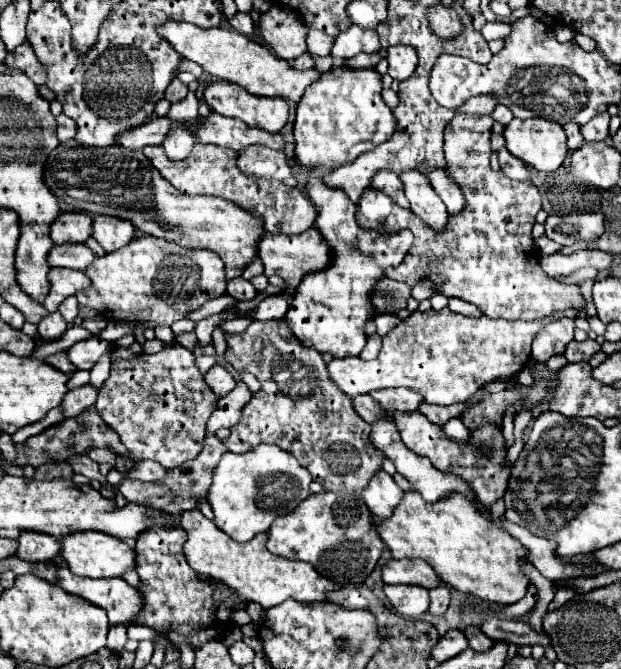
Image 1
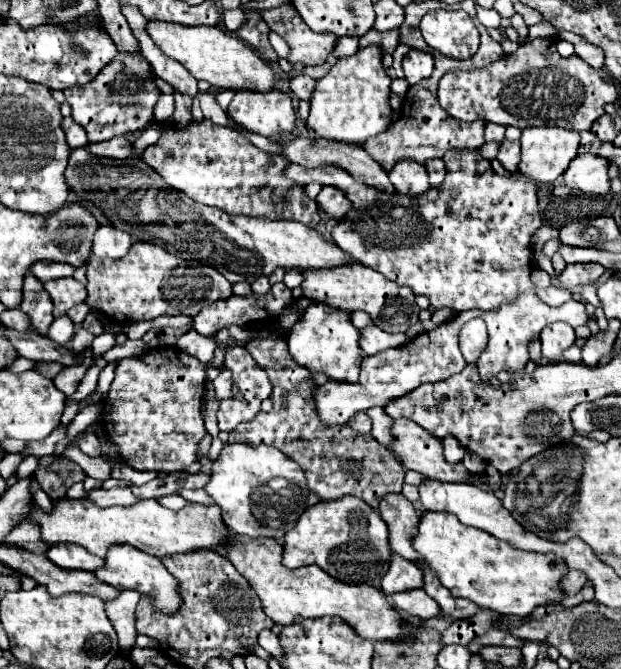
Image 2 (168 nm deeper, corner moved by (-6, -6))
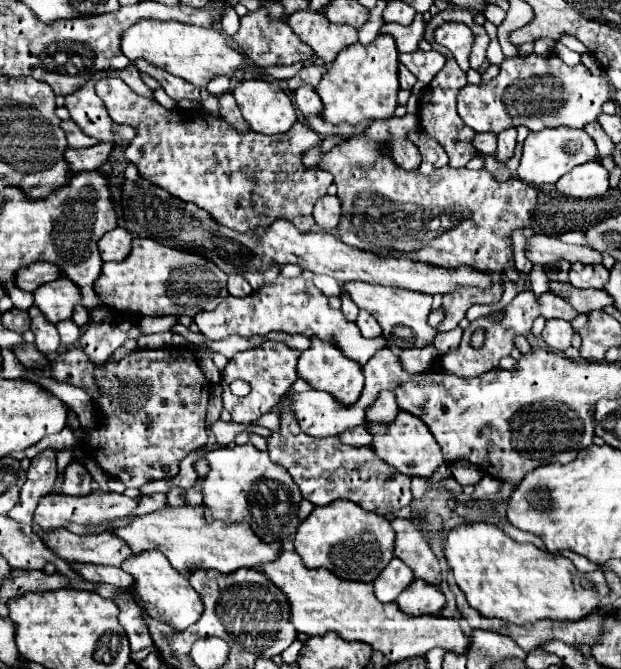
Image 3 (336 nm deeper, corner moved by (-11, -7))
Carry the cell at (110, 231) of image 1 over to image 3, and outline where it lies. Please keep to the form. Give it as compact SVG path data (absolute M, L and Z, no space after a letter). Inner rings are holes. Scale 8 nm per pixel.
M116 227L116 229L108 231L98 241L102 261L122 261L124 257L128 257L132 239L134 239L134 235L130 231L126 231L126 229L122 229L122 227Z

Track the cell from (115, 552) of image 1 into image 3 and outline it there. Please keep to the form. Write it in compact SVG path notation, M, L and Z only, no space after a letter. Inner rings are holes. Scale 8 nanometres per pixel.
M144 551L144 553L132 555L130 559L126 559L122 563L122 569L136 579L134 593L136 593L138 601L142 603L142 607L146 607L146 613L152 619L168 623L174 629L184 629L186 625L192 625L192 623L196 623L200 619L200 615L204 611L200 595L192 589L186 575L172 569L172 565L168 565L168 561L166 561L166 557L162 553Z

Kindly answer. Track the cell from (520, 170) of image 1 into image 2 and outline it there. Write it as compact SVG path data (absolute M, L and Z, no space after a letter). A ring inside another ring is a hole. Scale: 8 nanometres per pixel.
M503 140L501 142L501 148L499 148L499 154L497 154L499 162L503 164L505 170L509 172L515 172L517 166L519 166L519 156L521 156L521 150L519 150L519 140Z

